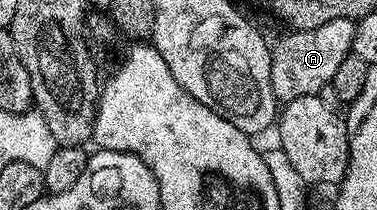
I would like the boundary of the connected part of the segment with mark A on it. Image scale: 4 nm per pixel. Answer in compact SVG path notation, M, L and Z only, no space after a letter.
M351 18L327 20L327 24L319 24L319 28L310 30L293 30L286 38L281 38L272 47L271 88L278 103L284 104L299 96L320 95L321 89L328 87L333 81L339 64L353 49L356 21Z

